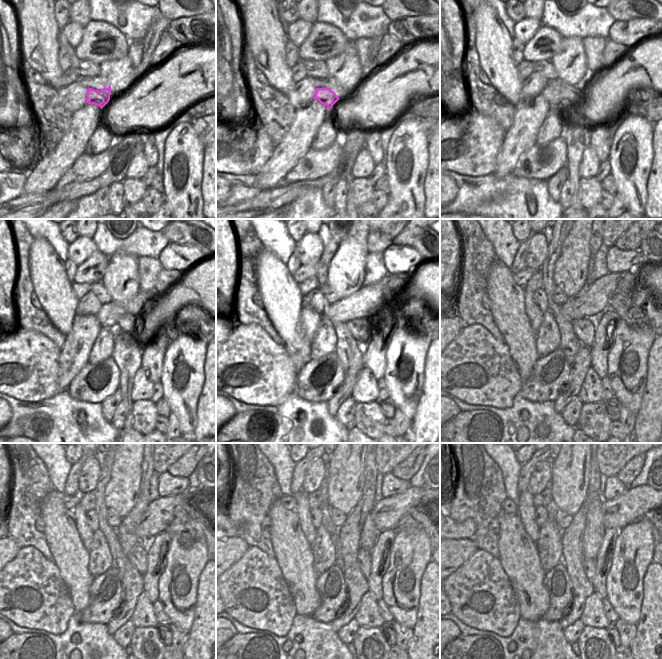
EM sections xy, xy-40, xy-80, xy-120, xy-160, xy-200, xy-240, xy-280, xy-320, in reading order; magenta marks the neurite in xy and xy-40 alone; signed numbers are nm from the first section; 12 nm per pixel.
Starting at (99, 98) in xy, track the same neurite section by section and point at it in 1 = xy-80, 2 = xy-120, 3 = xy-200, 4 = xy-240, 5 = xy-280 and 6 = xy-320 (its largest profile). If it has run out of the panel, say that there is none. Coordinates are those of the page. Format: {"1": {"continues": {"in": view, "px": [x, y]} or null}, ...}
{"1": {"continues": {"in": "xy-80", "px": [551, 92]}}, "2": {"continues": {"in": "xy-120", "px": [108, 314]}}, "3": {"continues": {"in": "xy-200", "px": [590, 302]}}, "4": {"continues": {"in": "xy-240", "px": [160, 513]}}, "5": {"continues": {"in": "xy-280", "px": [387, 512]}}, "6": {"continues": {"in": "xy-320", "px": [635, 502]}}}

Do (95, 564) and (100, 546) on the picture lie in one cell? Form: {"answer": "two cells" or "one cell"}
{"answer": "one cell"}

